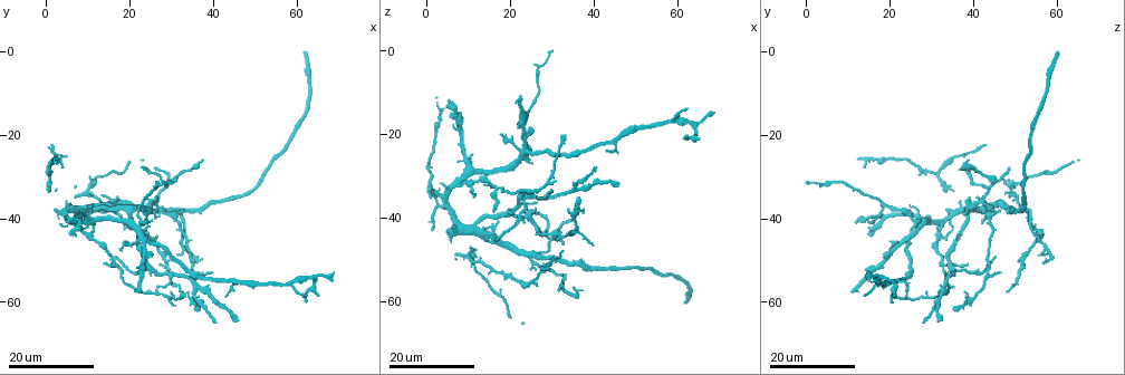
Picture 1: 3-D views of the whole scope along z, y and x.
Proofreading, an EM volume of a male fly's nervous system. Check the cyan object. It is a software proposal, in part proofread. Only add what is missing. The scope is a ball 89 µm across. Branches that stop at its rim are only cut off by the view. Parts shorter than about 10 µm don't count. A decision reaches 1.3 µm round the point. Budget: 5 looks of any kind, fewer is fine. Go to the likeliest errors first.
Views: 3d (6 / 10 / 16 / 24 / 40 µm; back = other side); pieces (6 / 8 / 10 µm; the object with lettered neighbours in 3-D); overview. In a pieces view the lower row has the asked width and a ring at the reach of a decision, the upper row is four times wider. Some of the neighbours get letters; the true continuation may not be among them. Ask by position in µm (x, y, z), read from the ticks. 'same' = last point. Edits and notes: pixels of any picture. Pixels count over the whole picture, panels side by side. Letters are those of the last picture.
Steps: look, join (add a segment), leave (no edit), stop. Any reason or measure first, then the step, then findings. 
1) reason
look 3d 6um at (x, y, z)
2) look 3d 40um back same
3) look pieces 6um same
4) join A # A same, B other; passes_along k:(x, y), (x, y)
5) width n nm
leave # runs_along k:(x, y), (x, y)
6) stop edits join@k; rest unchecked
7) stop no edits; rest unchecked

an open end
look 3d 24um at (26.5, 28.0, 48.5)

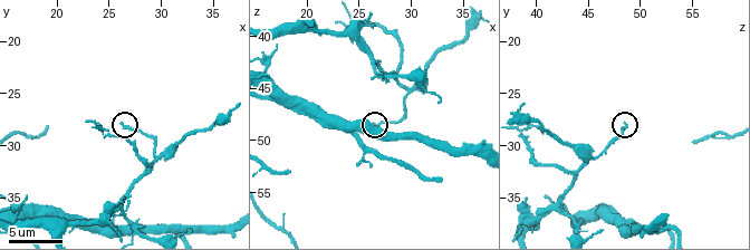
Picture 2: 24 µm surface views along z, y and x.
look pieces 10um at (26.2, 28.0, 48.4)

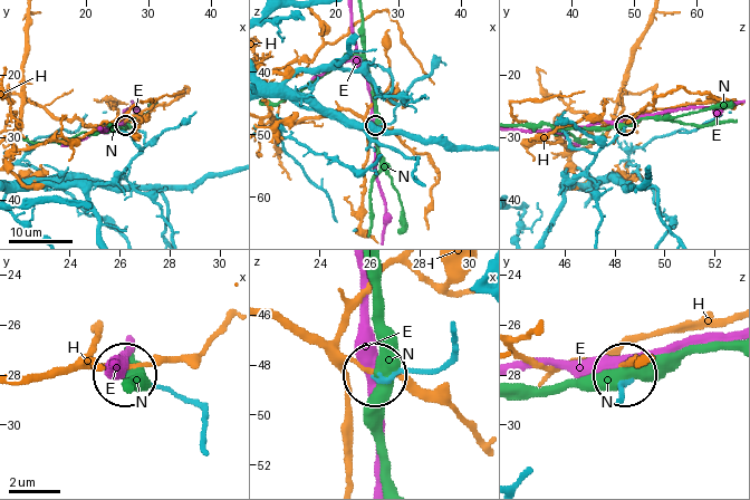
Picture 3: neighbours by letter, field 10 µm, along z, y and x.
leave # E other, H other, N other; no lettered segment goes on from it

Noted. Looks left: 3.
tapers out
look 3d 24um at (17.5, 47.5, 20.0)

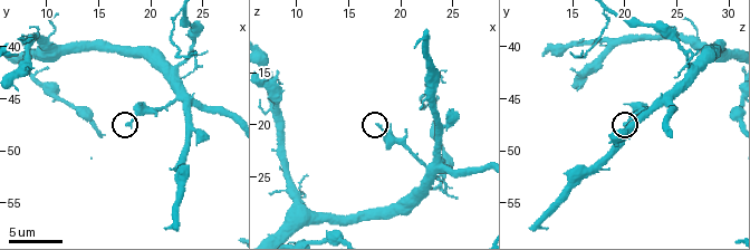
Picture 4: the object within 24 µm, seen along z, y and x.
look pieces 10um at (17.8, 47.4, 20.2)

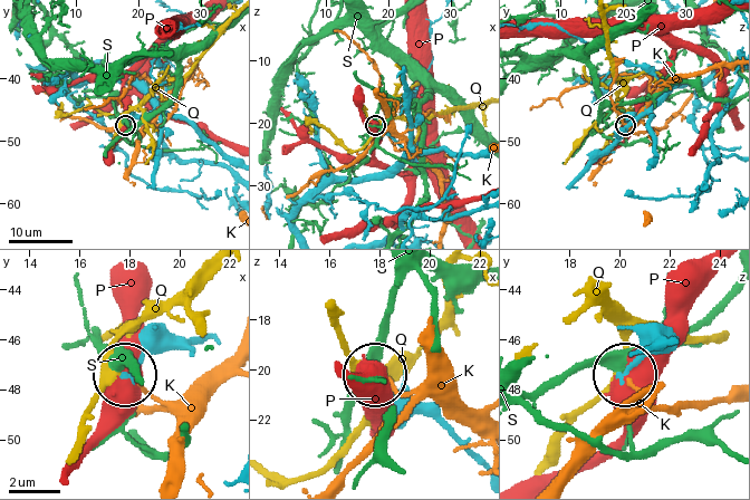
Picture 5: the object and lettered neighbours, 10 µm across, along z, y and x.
leave # K other, P other, Q other, S other; runs_along 5:(198, 336), (160, 340), (130, 375); none of them fits

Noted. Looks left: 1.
an open end
look pieces 10um at (24.8, 49.0, 18.8)

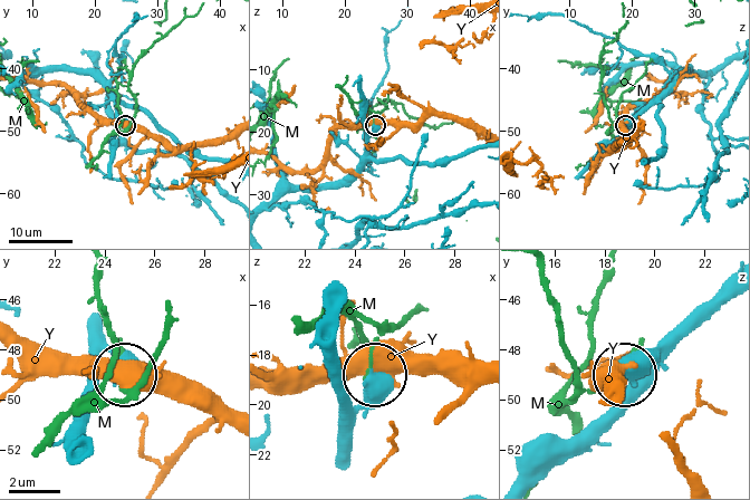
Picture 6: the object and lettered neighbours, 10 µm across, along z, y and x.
leave # M other, Y other; runs_along 6:(337, 442), (373, 374); none of them fits

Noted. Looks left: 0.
stop no edits; rest unchecked

